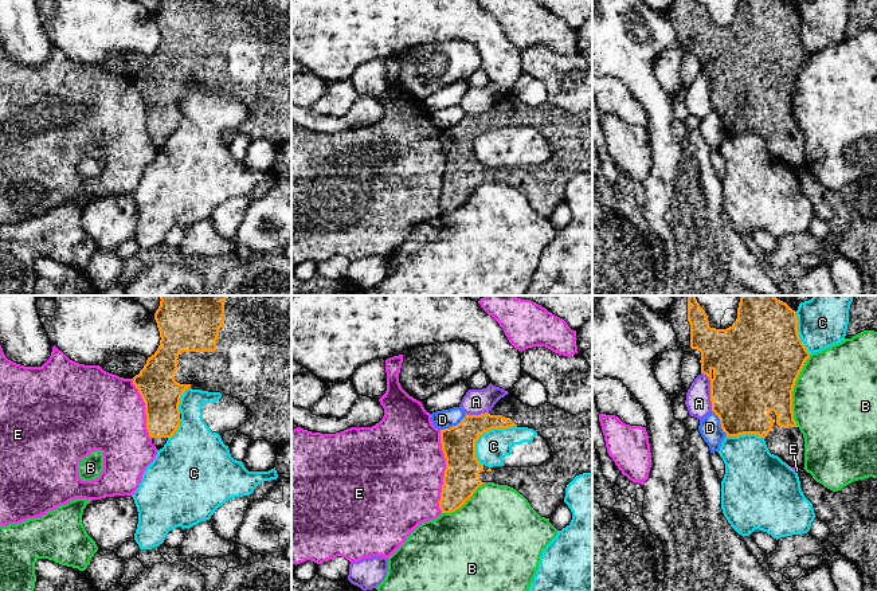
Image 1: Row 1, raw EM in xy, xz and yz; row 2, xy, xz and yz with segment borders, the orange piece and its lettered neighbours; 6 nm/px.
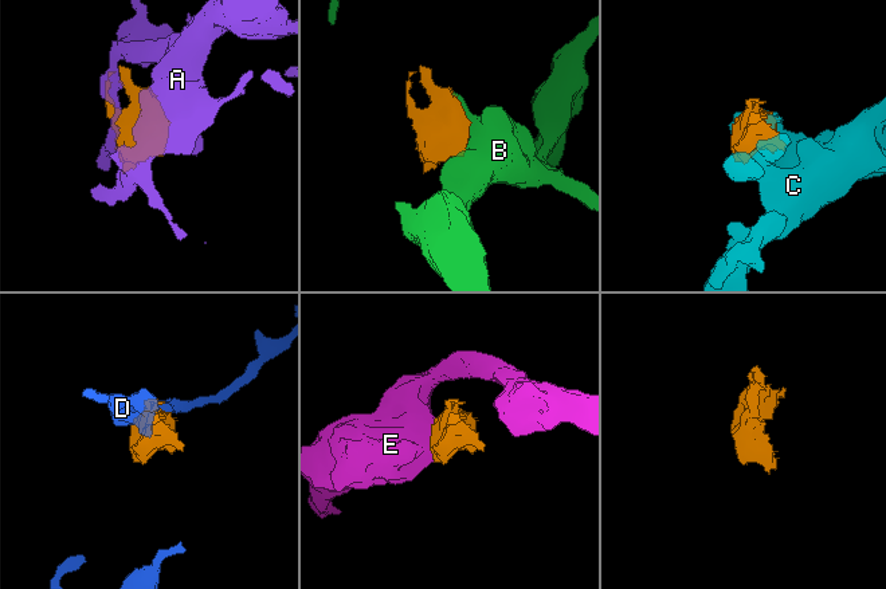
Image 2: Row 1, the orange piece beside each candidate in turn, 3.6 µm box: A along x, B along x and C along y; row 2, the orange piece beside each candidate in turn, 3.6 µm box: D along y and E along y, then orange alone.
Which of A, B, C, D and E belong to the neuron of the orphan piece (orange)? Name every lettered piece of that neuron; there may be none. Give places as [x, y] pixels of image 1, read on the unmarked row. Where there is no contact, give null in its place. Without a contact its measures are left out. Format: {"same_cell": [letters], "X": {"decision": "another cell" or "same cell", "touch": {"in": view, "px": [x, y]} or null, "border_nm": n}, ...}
{"same_cell": [], "A": {"decision": "another cell", "touch": {"in": "yz", "px": [711, 90]}, "border_nm": 240}, "B": {"decision": "another cell", "touch": {"in": "yz", "px": [793, 89]}, "border_nm": 440}, "C": {"decision": "another cell", "touch": {"in": "xz", "px": [485, 130]}, "border_nm": 320}, "D": {"decision": "another cell", "touch": {"in": "xz", "px": [453, 125]}, "border_nm": 190}, "E": {"decision": "another cell", "touch": {"in": "xz", "px": [445, 171]}, "border_nm": 500}}

